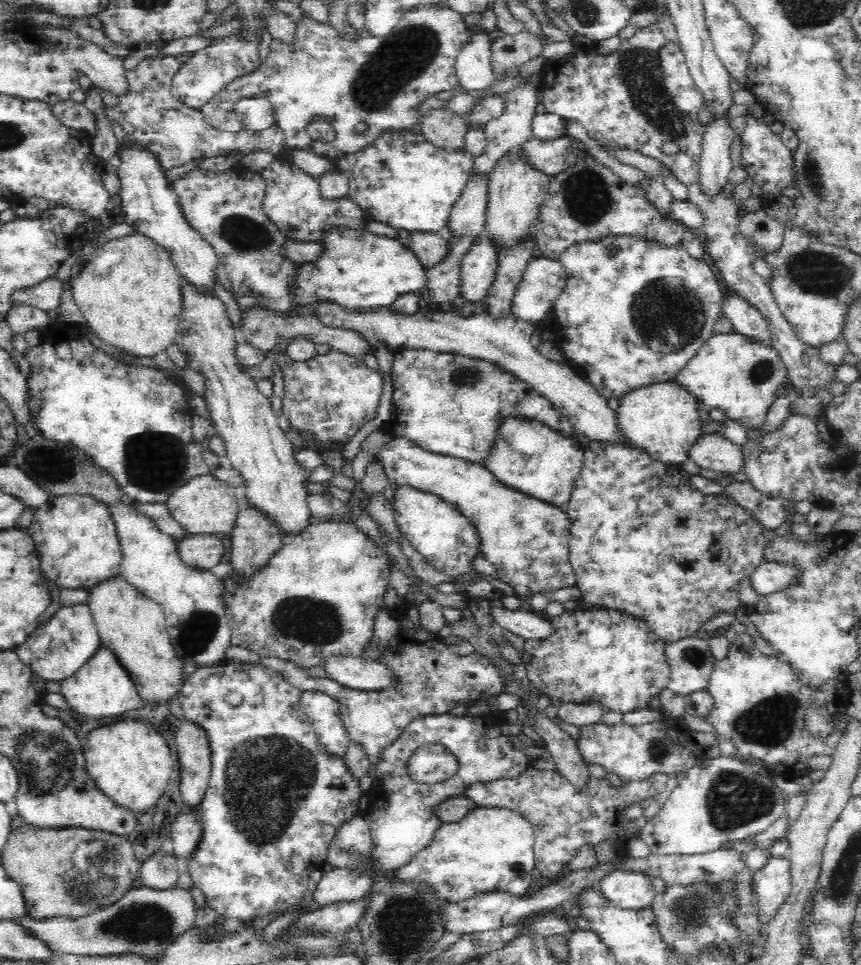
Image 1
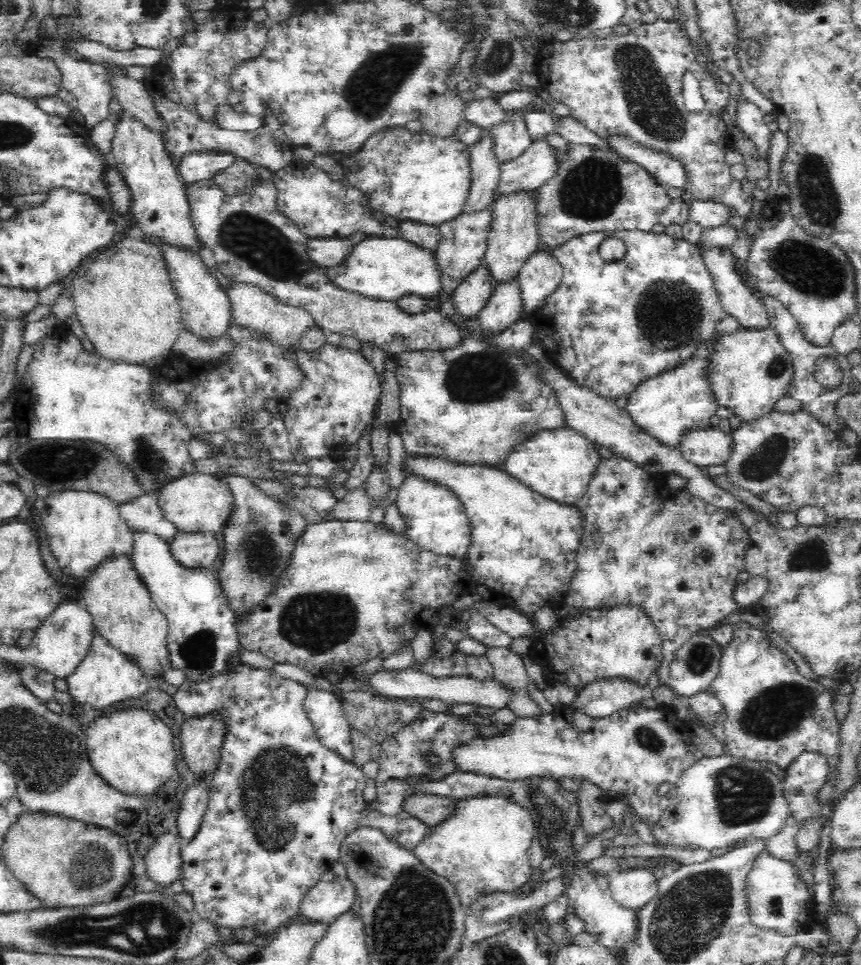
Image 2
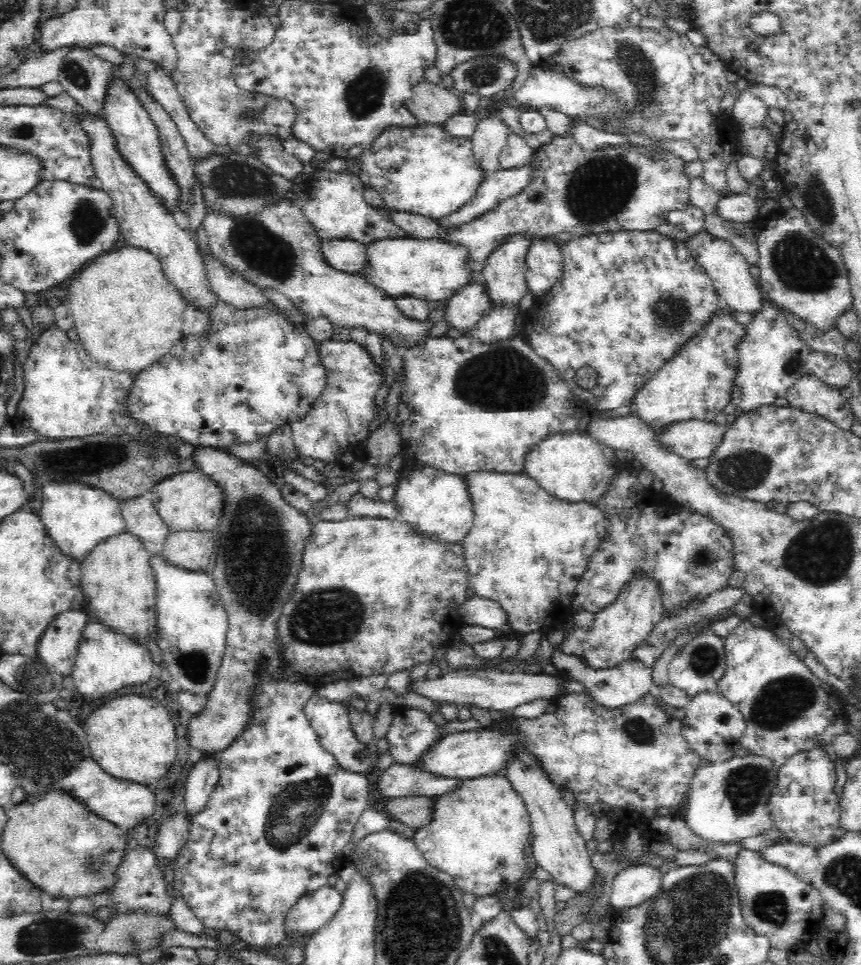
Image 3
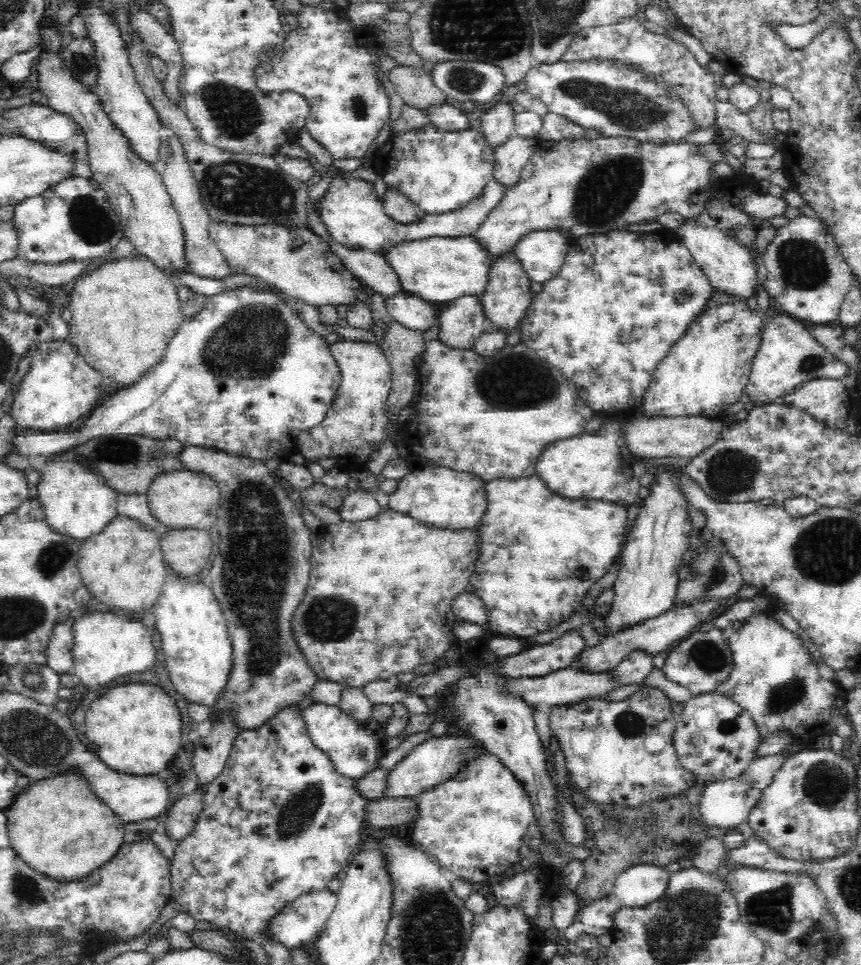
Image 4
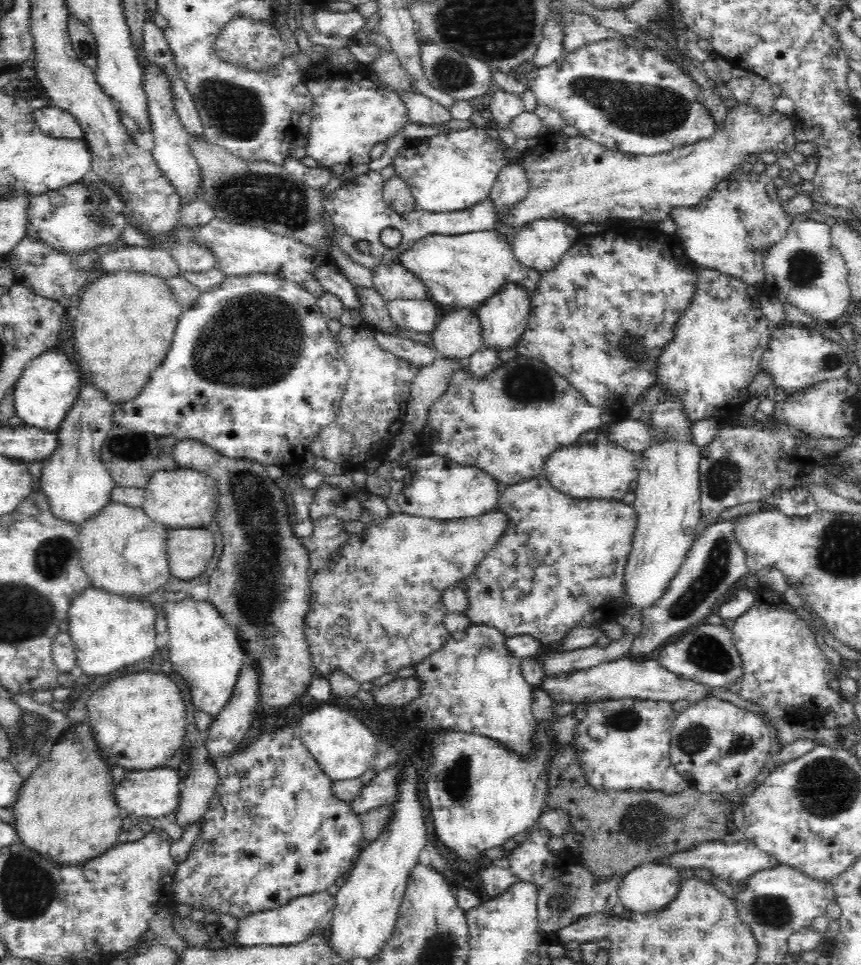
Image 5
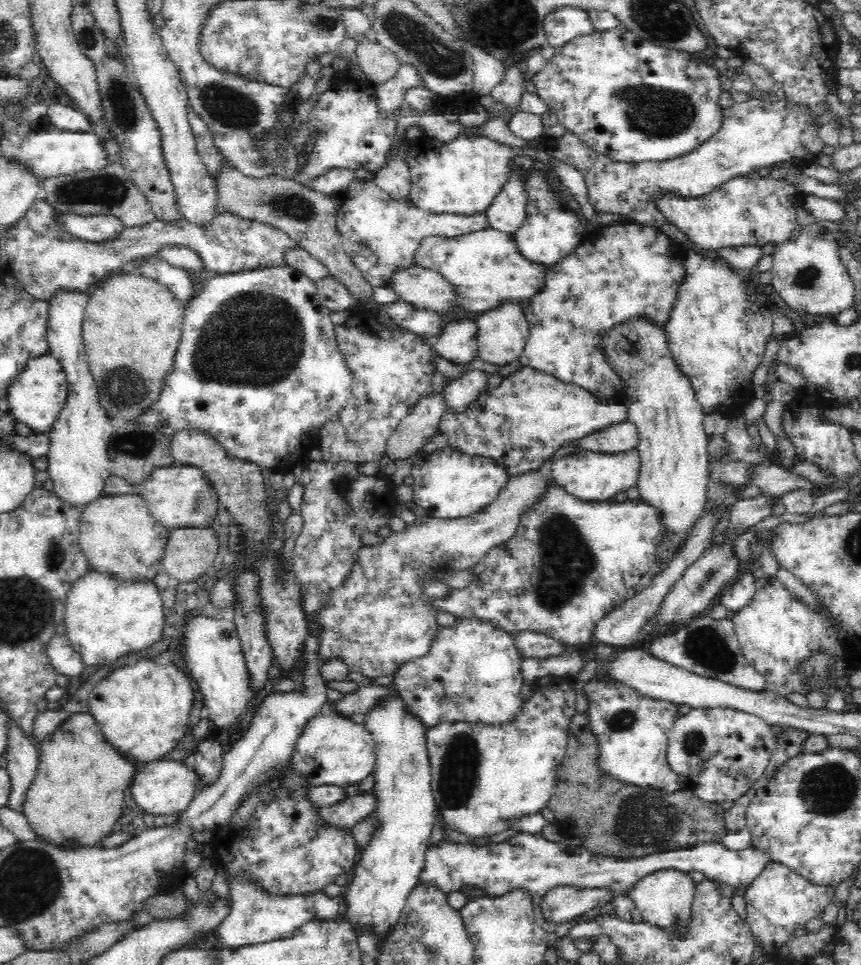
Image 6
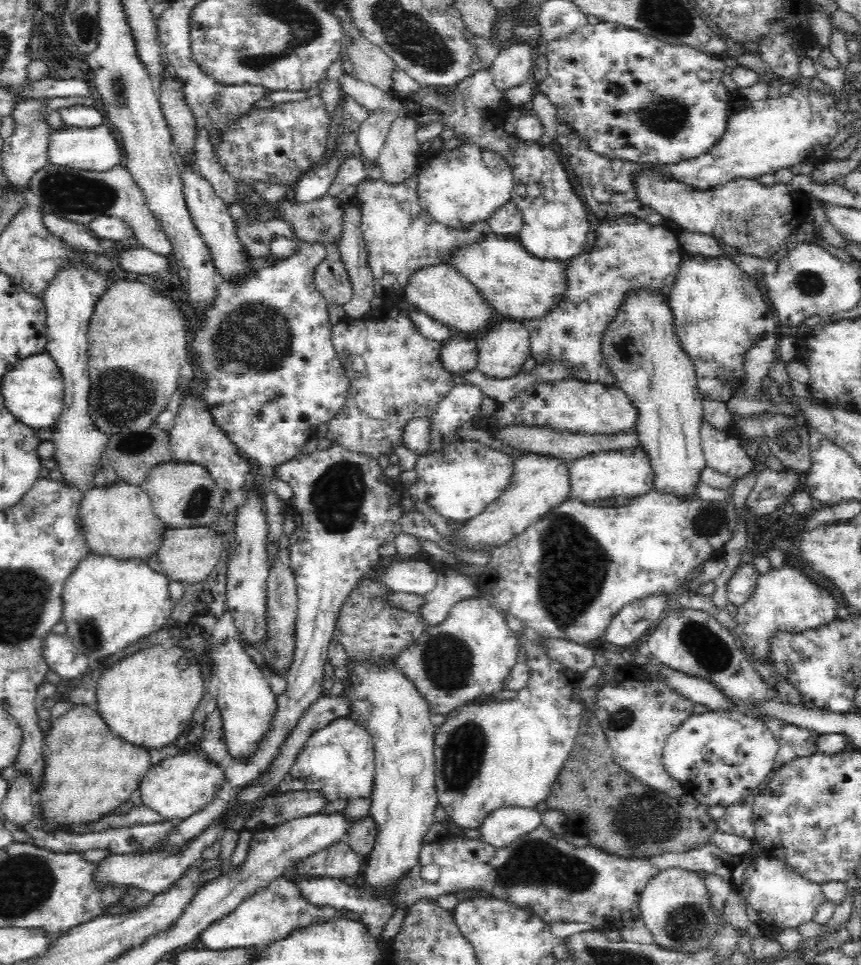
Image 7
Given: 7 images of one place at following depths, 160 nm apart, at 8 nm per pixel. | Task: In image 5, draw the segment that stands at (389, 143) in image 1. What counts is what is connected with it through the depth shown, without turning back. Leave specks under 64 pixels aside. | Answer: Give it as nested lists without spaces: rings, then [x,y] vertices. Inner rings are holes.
[[[474,124],[466,130],[405,140],[391,164],[395,175],[408,185],[418,208],[433,213],[457,211],[489,196],[507,154],[503,144],[492,139],[489,131]]]

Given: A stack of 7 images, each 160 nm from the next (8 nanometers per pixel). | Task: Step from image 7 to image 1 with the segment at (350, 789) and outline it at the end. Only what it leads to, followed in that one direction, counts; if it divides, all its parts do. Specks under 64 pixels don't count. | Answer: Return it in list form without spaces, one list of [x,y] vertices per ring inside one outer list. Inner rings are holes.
[[[300,691],[299,706],[309,719],[320,747],[329,756],[343,758],[351,741],[341,720],[339,702],[320,691]]]

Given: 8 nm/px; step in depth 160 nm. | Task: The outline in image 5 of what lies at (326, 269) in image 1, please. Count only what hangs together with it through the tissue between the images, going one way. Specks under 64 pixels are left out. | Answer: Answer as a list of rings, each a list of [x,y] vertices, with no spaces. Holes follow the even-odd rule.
[[[494,229],[448,237],[430,235],[417,241],[412,248],[404,250],[400,254],[399,264],[422,283],[432,303],[452,309],[477,310],[484,304],[484,300],[488,300],[490,295],[496,294],[508,282],[519,284],[531,292],[541,278],[539,273],[516,261],[506,237]]]

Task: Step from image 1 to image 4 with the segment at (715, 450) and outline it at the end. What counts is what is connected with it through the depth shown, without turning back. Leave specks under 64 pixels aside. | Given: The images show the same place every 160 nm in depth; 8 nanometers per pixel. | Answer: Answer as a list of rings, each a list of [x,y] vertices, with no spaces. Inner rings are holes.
[[[641,416],[626,425],[624,440],[632,454],[642,458],[696,458],[719,438],[724,422],[704,417]]]

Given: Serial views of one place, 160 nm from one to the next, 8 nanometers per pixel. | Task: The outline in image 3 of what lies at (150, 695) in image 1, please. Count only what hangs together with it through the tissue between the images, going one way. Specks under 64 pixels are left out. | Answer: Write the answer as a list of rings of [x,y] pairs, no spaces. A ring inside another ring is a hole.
[[[124,532],[101,541],[80,563],[82,595],[86,603],[84,610],[89,618],[129,638],[138,646],[150,644],[158,636],[155,580],[149,568],[149,556],[150,553],[143,549],[139,538]]]

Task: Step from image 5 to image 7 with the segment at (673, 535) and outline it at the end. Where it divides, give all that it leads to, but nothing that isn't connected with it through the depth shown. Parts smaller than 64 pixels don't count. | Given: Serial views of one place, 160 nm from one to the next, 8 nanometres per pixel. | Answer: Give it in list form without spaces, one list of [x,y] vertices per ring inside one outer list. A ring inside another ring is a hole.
[[[647,290],[630,295],[618,317],[604,331],[601,353],[609,370],[616,378],[615,386],[628,395],[632,406],[637,410],[634,429],[639,440],[638,447],[648,457],[649,468],[653,474],[651,478],[653,492],[671,494],[679,500],[697,498],[700,472],[707,464],[700,441],[704,405],[697,388],[693,362],[689,361],[676,336],[674,316],[668,307],[668,298],[660,299]]]

